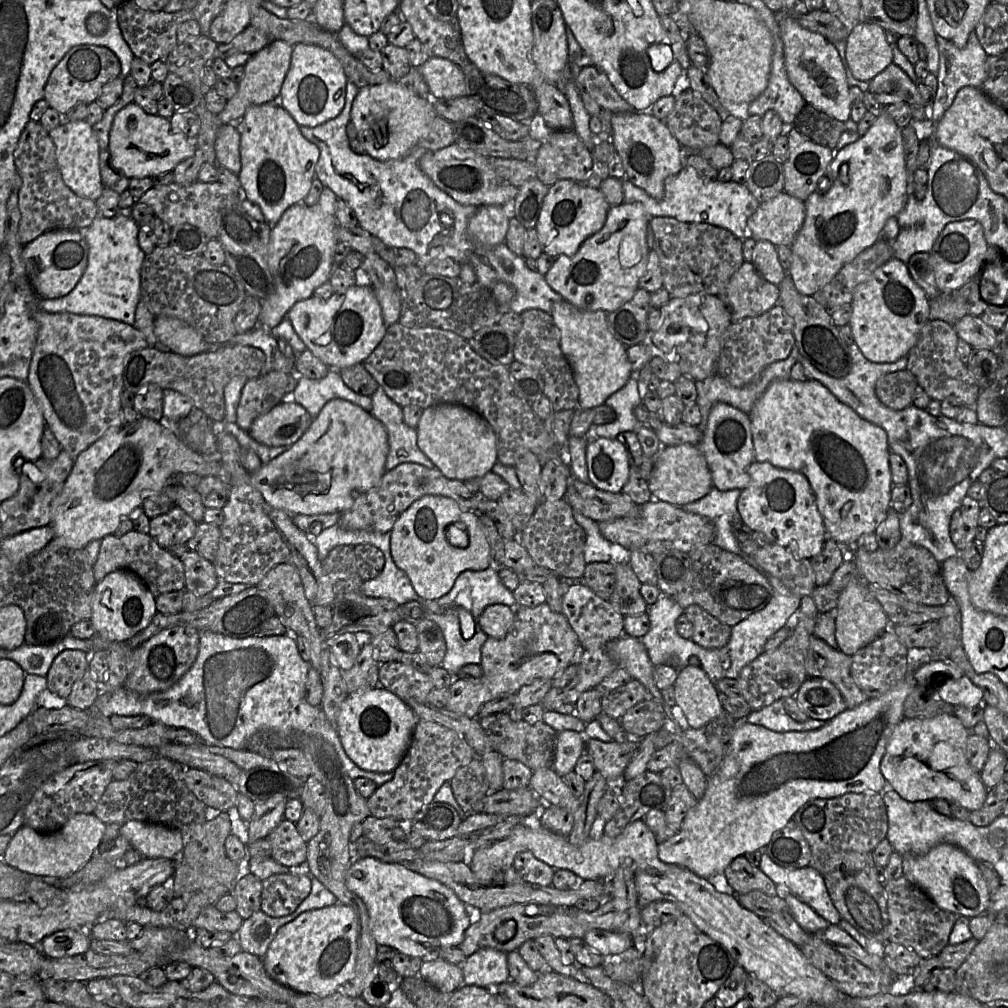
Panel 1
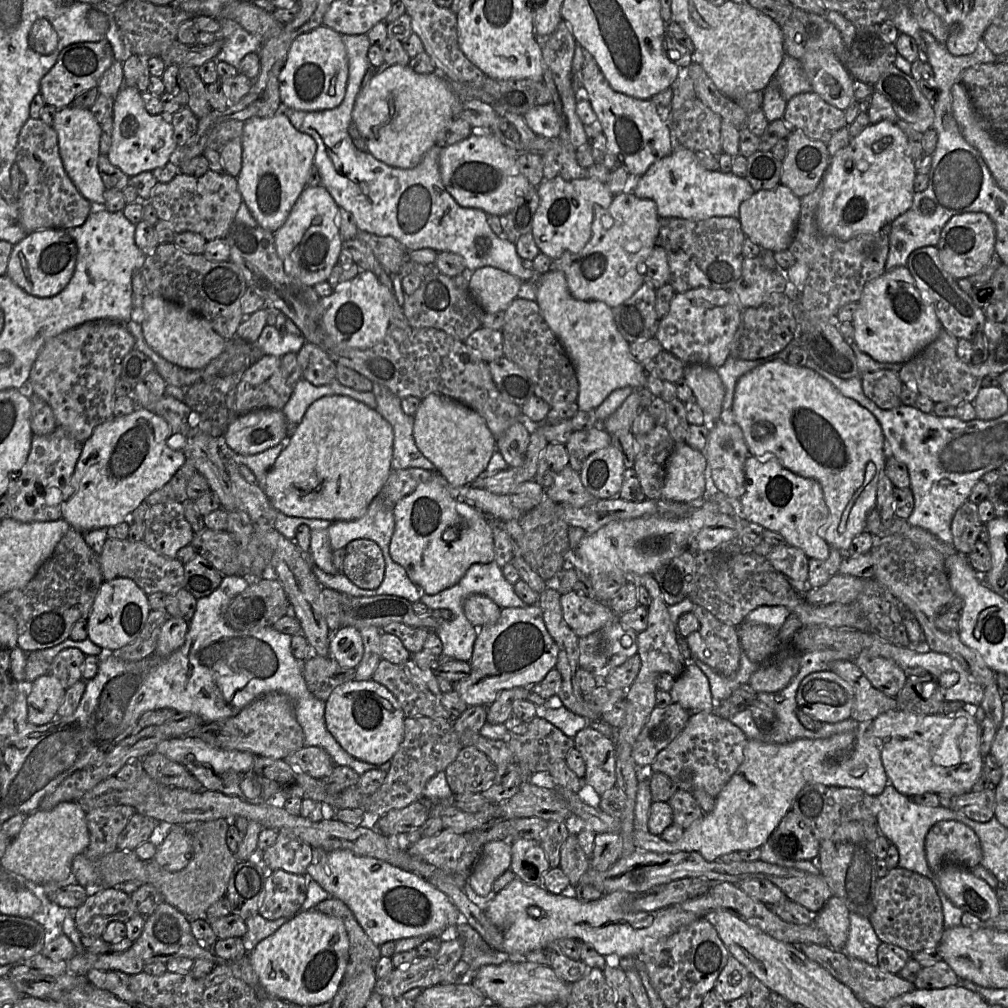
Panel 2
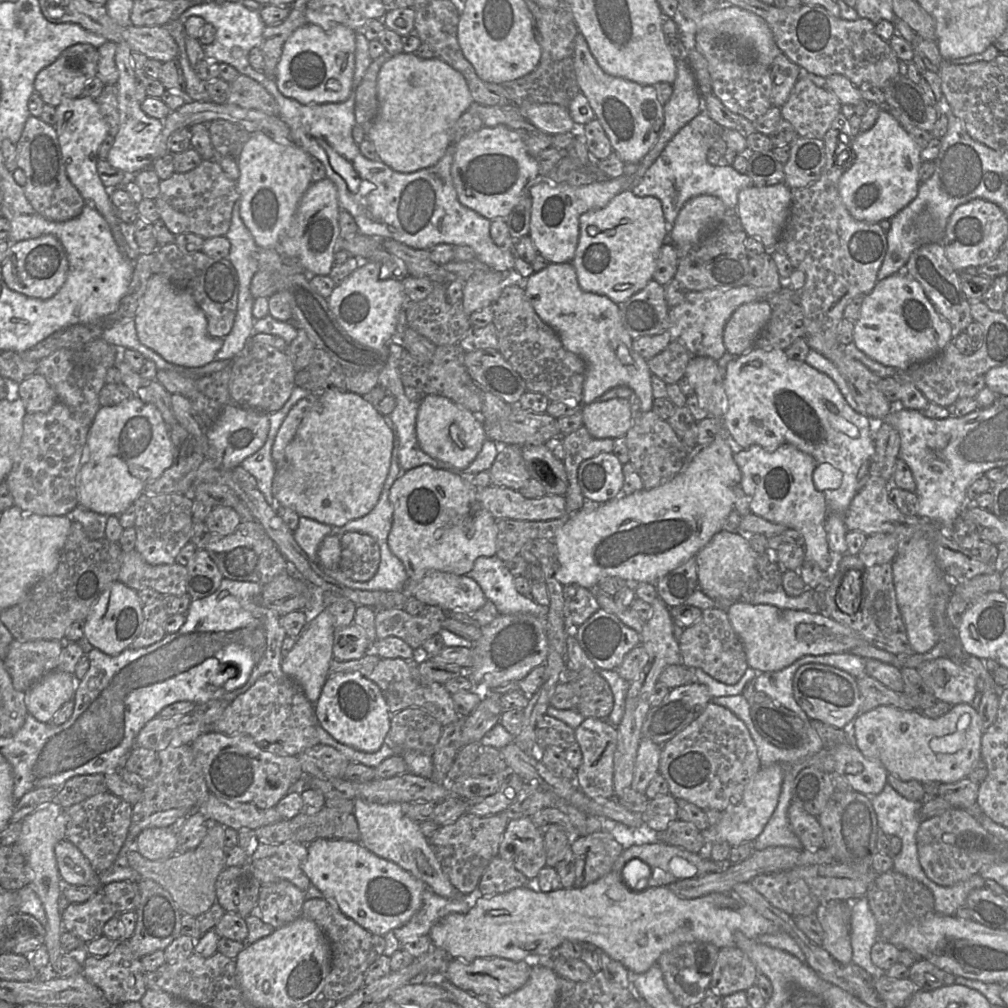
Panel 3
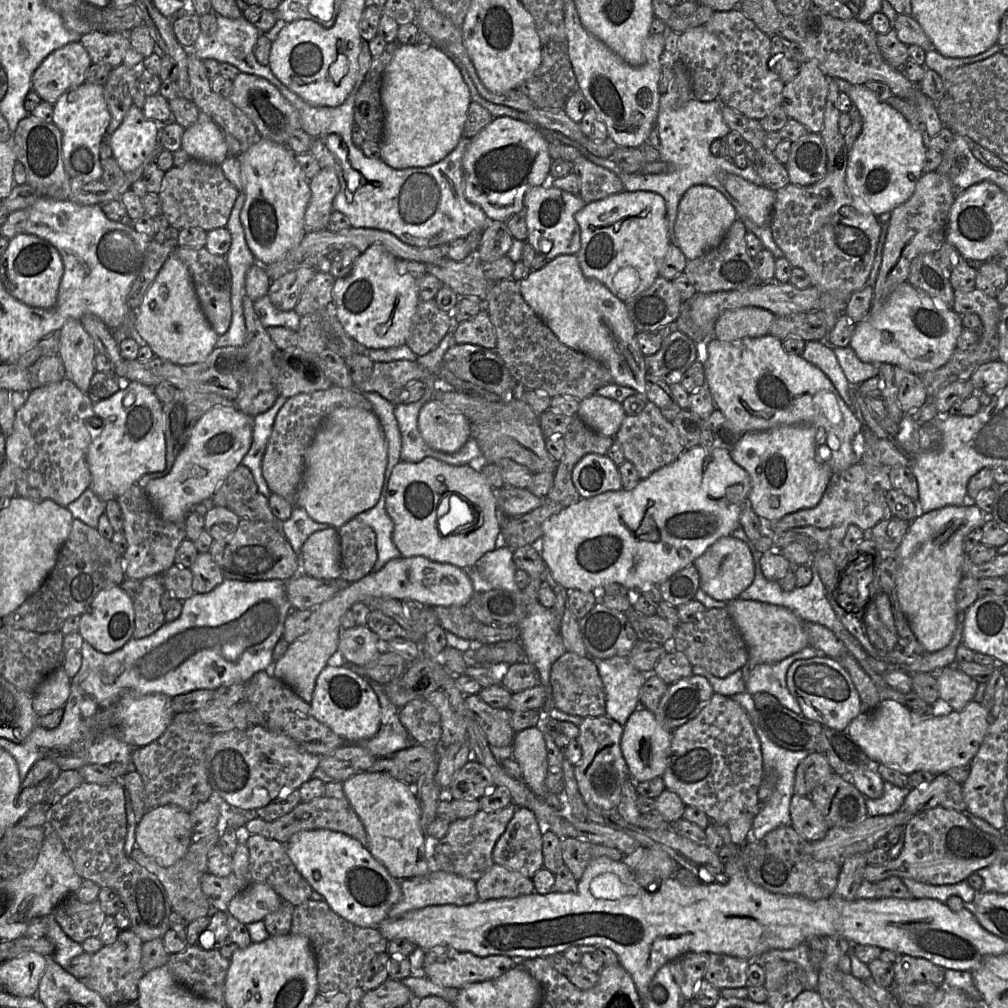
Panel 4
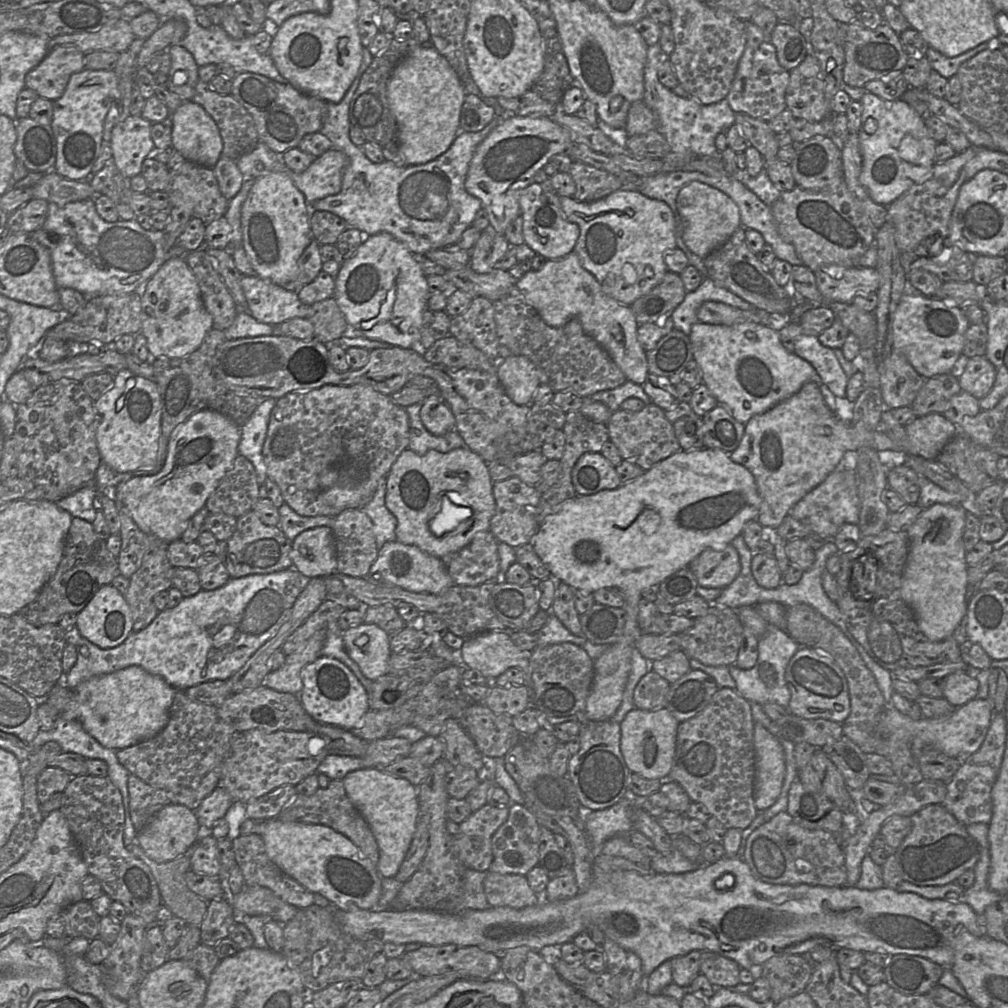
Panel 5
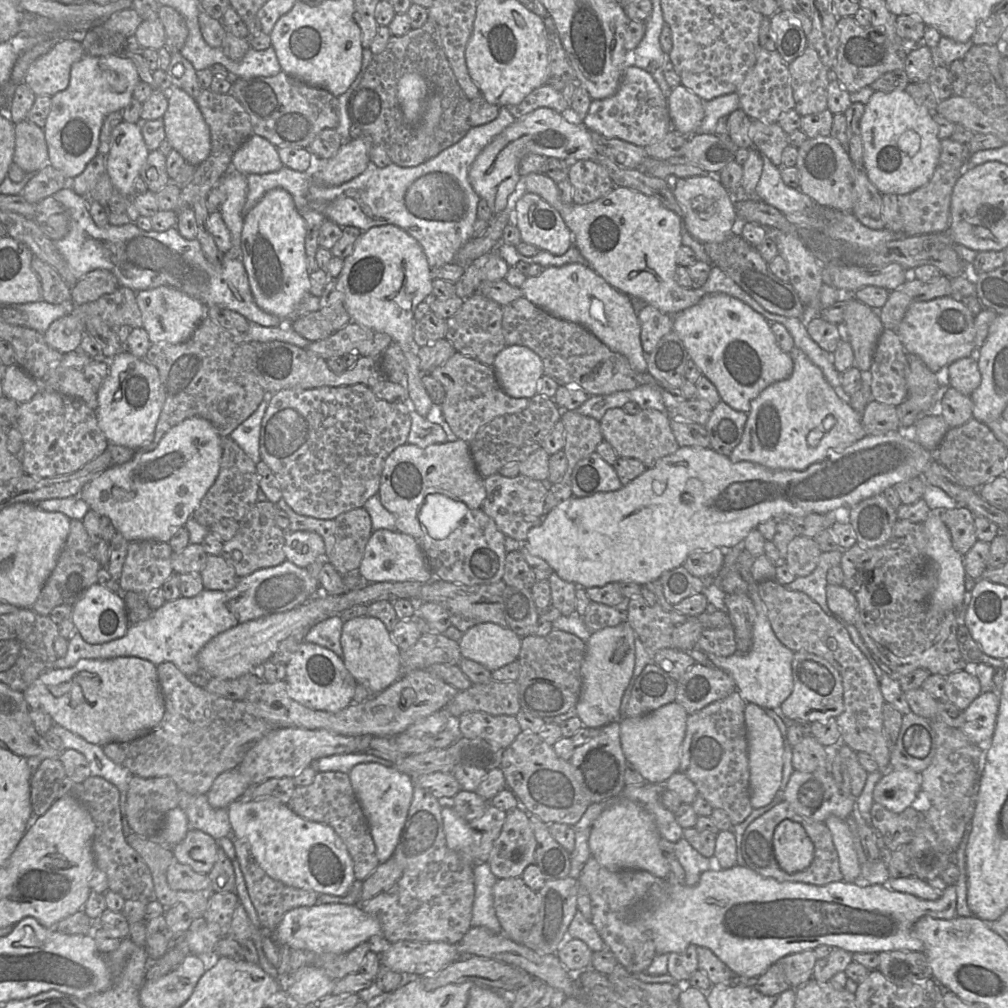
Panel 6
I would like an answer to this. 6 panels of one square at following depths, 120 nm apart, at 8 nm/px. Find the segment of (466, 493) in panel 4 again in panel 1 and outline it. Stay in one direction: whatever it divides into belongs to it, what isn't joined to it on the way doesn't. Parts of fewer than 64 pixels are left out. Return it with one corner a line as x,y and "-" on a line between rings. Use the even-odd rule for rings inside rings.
423,496
398,517
390,535
390,552
394,563
406,573
418,596
428,601
438,600
449,593
462,572
481,571
491,566
491,547
479,521
479,513
463,511
453,499
444,496

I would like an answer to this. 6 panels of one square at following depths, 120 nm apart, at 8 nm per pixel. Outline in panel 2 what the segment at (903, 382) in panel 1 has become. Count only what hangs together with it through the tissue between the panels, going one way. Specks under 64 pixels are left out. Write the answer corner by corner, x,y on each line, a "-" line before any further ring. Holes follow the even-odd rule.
877,370
861,375
864,394
879,408
894,409
901,403
901,389
903,382
897,372
891,370

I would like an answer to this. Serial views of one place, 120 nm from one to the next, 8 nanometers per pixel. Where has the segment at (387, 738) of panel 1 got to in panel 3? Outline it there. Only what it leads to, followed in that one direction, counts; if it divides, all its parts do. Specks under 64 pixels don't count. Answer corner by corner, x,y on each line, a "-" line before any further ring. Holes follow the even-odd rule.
358,673
328,676
314,712
321,727
335,740
367,753
381,748
391,727
391,715
380,688

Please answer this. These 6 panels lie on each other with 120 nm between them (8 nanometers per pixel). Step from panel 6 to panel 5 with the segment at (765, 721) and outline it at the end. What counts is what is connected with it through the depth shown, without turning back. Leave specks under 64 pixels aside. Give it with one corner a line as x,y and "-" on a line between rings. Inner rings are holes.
754,723
755,783
754,801
759,812
778,799
786,775
783,746
776,736
760,723

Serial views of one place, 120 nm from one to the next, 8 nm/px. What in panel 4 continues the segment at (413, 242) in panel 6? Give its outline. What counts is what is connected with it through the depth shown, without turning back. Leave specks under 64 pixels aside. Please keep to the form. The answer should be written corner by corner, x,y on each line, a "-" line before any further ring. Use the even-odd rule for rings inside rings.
374,244
359,255
351,274
342,279
336,279
332,289
333,306
337,319
344,331
351,338
367,348
390,348
406,344
412,321
417,307
421,302
417,279
410,274
400,274
396,268
396,256
387,251
382,245
-
434,399
420,409
418,427
429,447
445,453
458,452
471,437
470,421

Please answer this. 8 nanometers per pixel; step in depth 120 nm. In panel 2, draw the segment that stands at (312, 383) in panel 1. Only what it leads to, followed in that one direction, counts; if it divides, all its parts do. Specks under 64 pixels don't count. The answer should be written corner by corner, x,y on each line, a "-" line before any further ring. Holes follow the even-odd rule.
301,378
294,386
292,395
282,409
290,432
302,421
309,406
327,395
346,395
350,396
372,409
376,409
376,398
372,391
360,392
349,387
343,386
337,378
330,383
321,386
315,386

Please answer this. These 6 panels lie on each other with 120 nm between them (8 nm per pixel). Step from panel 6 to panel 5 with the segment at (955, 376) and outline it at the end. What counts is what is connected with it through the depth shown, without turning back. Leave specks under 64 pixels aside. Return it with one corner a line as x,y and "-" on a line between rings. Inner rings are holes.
977,356
965,359
958,381
963,391
981,399
990,392
995,377
994,365
985,356

